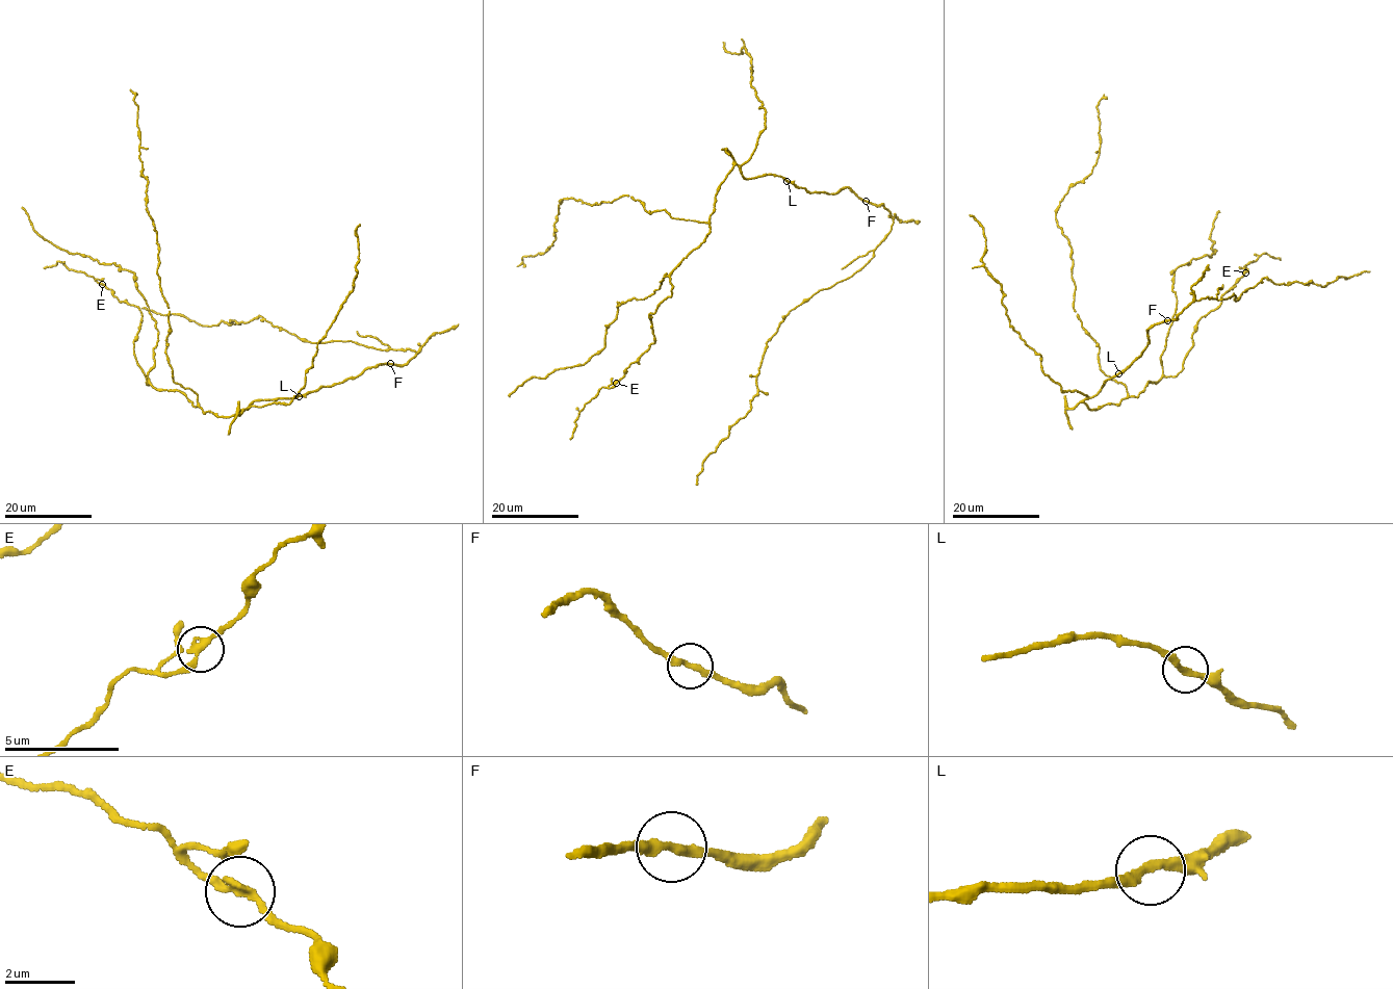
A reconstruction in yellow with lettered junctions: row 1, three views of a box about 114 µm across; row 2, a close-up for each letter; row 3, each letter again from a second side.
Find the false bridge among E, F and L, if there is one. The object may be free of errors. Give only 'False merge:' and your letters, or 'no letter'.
False merge: no letter

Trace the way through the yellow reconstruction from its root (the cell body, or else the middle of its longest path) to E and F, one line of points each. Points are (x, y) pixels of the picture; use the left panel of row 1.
E: (299, 395), (255, 399), (221, 417), (178, 391), (147, 385), (133, 353), (142, 311), (102, 285)
F: (299, 395), (353, 379), (368, 368), (390, 363)

